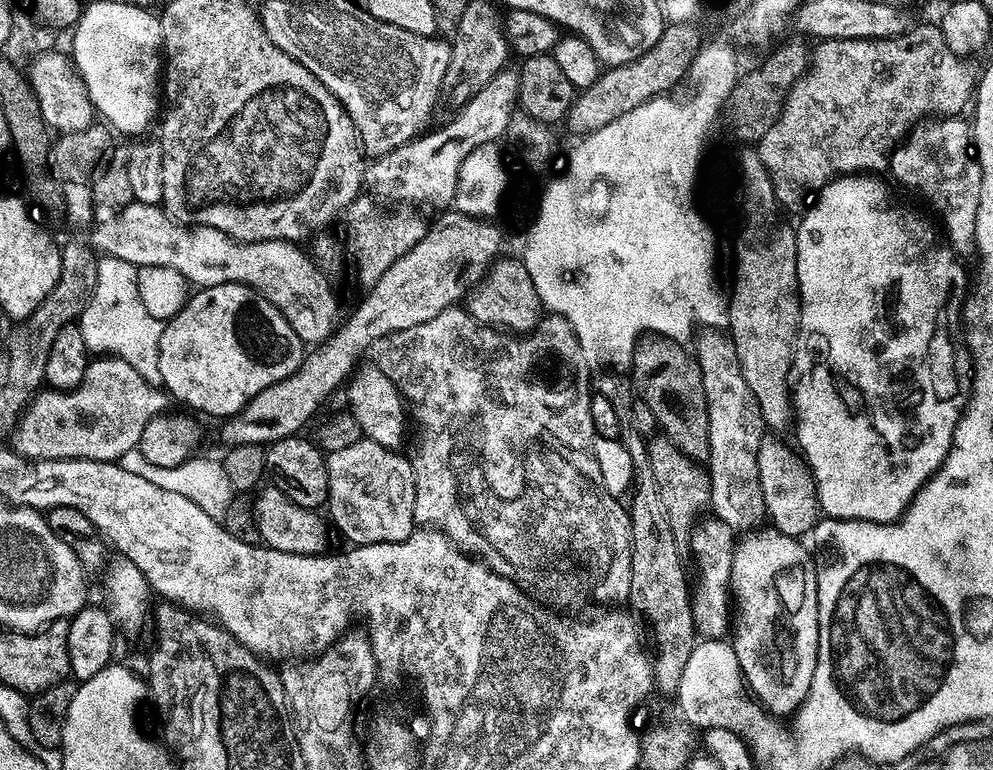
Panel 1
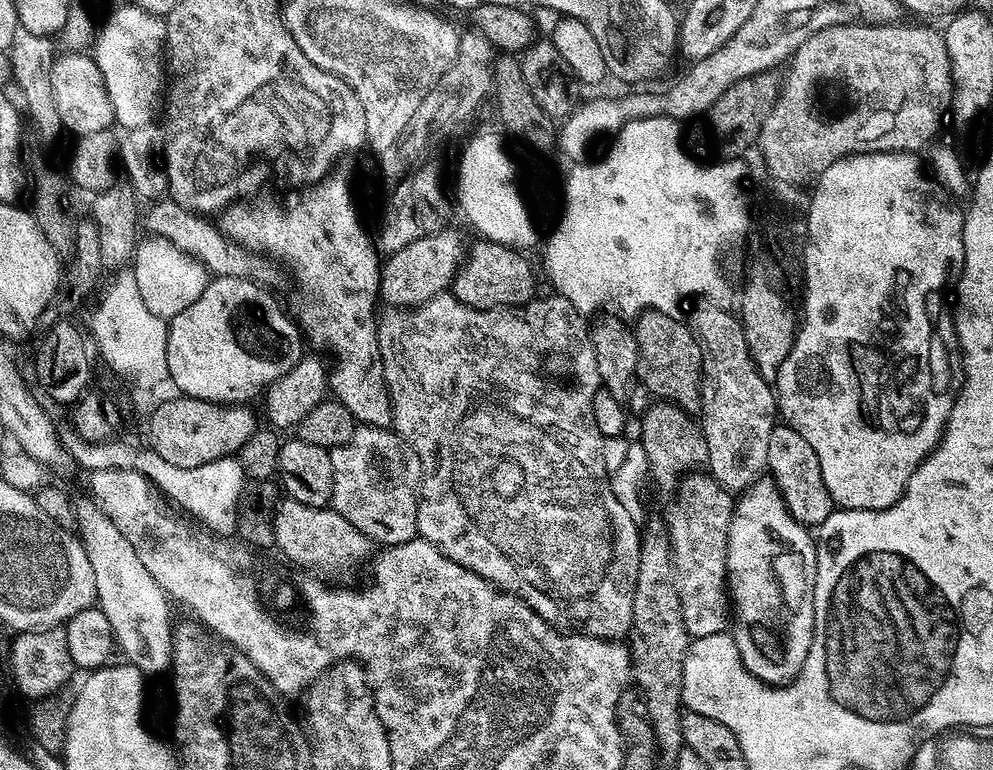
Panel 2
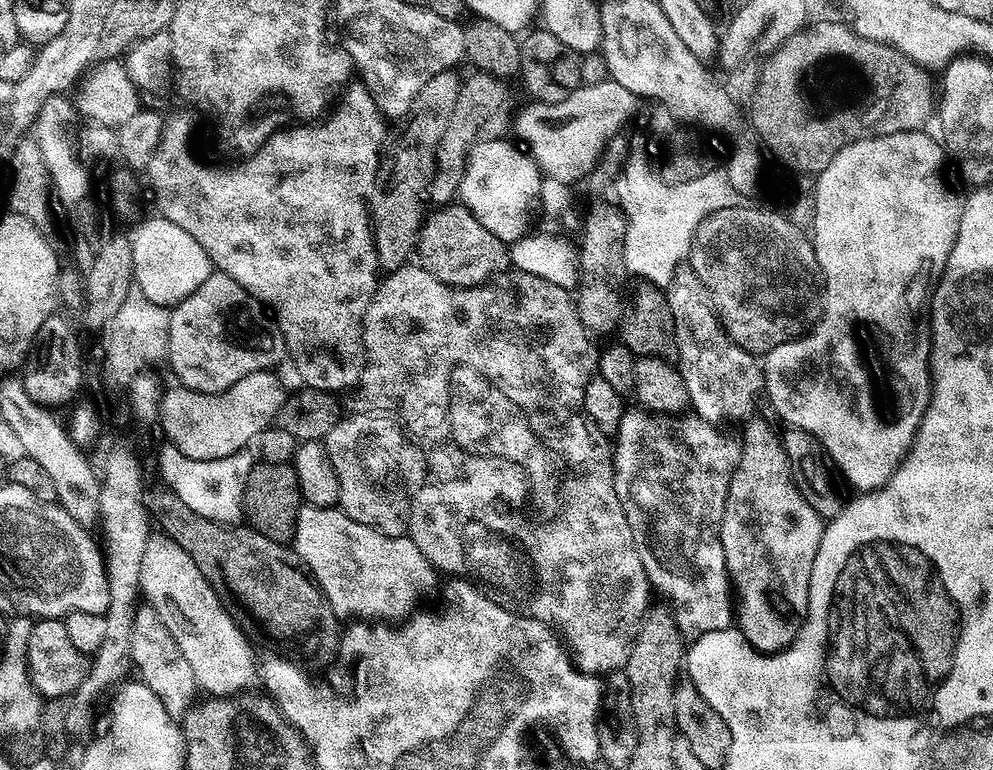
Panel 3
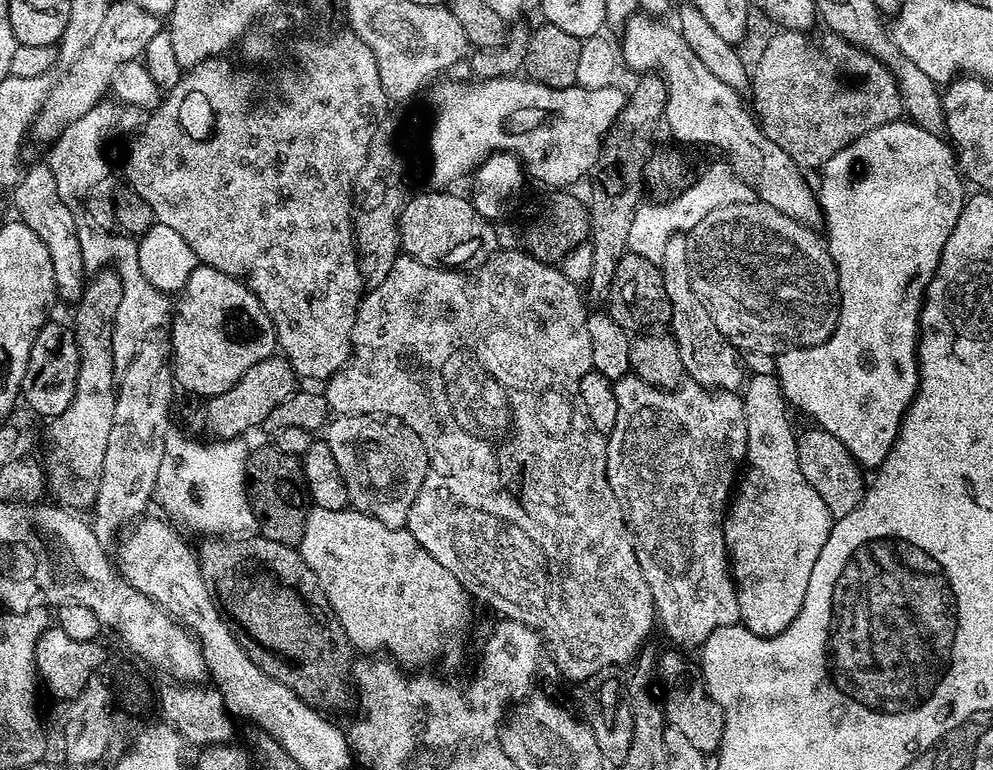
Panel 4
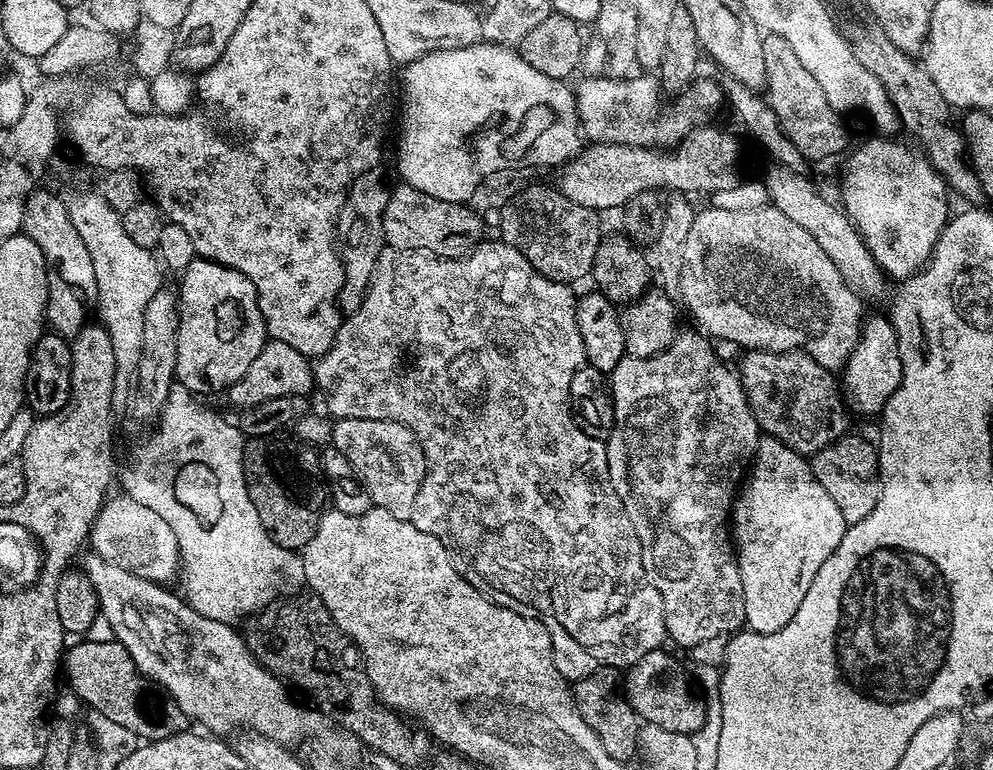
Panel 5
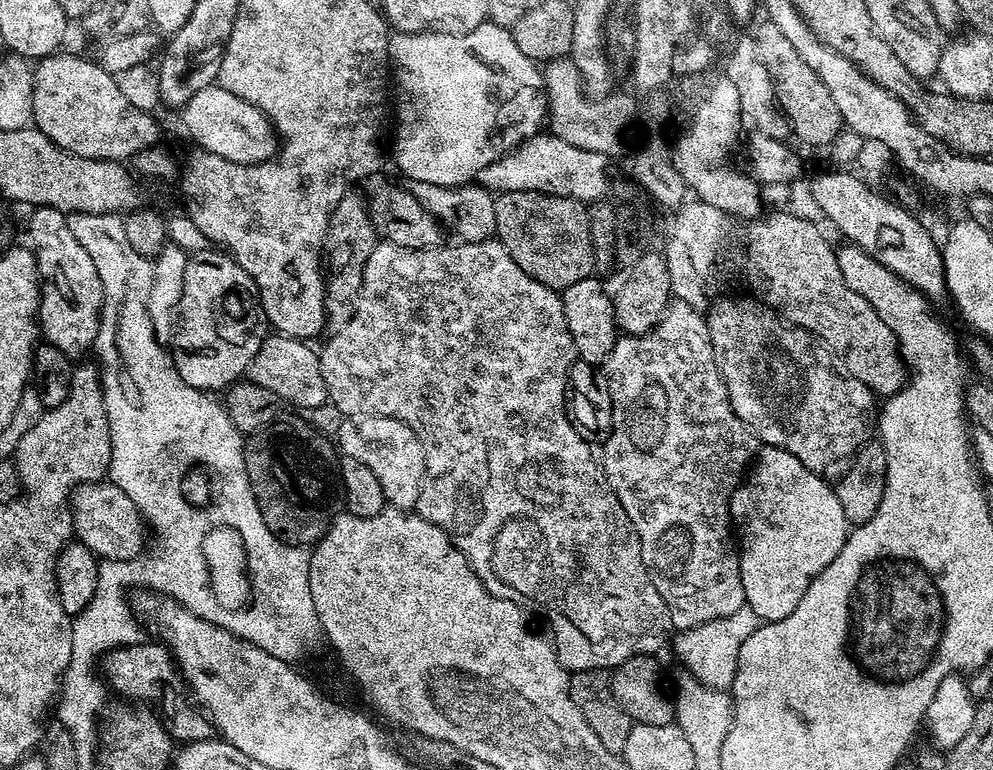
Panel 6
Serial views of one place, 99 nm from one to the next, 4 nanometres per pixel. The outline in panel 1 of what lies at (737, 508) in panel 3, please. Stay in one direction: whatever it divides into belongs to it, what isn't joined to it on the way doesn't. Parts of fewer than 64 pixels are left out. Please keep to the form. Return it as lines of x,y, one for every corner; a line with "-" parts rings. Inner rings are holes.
764,531
751,535
748,542
737,543
732,553
734,627
730,643
751,695
773,717
781,718
801,707
814,678
818,654
818,564
797,537

